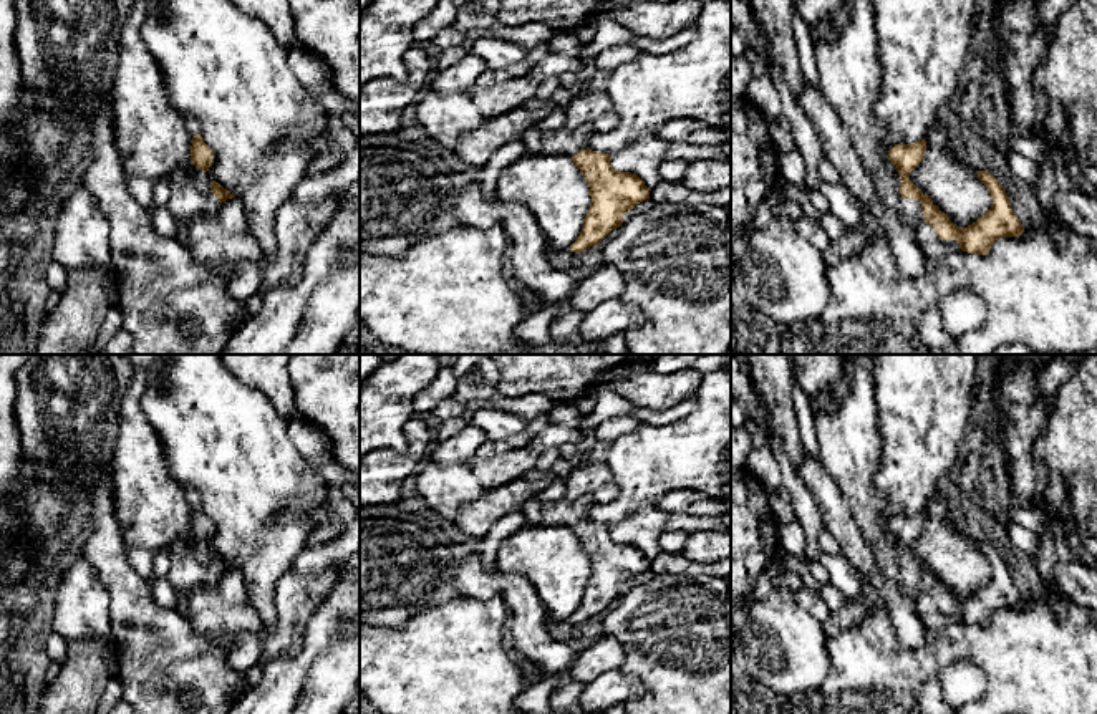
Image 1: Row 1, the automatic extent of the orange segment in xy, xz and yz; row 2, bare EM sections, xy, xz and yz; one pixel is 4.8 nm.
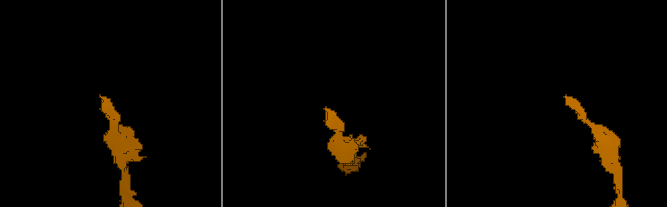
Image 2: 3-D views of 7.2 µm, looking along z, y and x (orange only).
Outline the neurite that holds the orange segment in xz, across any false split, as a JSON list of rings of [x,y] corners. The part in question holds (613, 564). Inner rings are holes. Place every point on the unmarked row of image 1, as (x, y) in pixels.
[[[592,495],[542,504],[542,525],[572,528],[590,558],[590,581],[580,606],[570,616],[575,625],[598,616],[613,600],[621,596],[626,583],[650,570],[650,560],[638,547],[615,542],[608,525],[587,519],[592,504]]]

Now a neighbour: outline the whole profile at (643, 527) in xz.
[[[641,504],[626,519],[611,525],[610,535],[615,542],[638,547],[651,562],[661,553],[660,537],[669,519],[669,512],[651,504]]]

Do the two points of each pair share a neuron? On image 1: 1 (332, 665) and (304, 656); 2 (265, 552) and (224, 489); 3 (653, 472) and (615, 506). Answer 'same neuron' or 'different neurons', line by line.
1: different neurons
2: different neurons
3: same neuron

